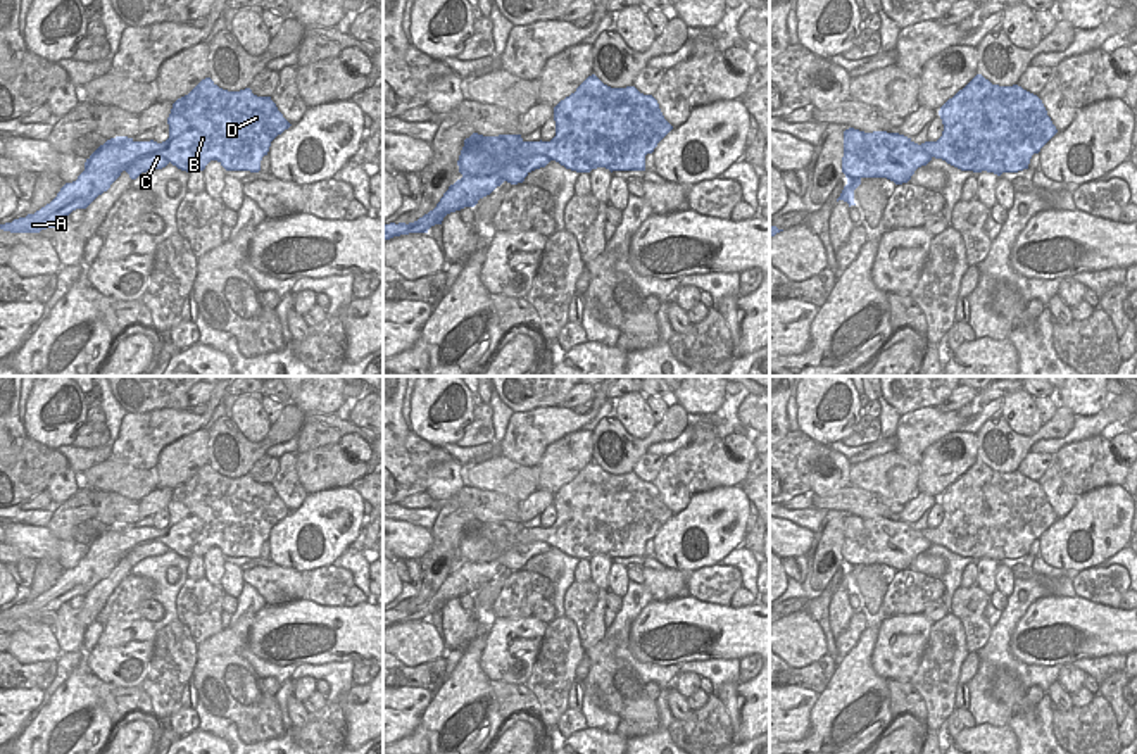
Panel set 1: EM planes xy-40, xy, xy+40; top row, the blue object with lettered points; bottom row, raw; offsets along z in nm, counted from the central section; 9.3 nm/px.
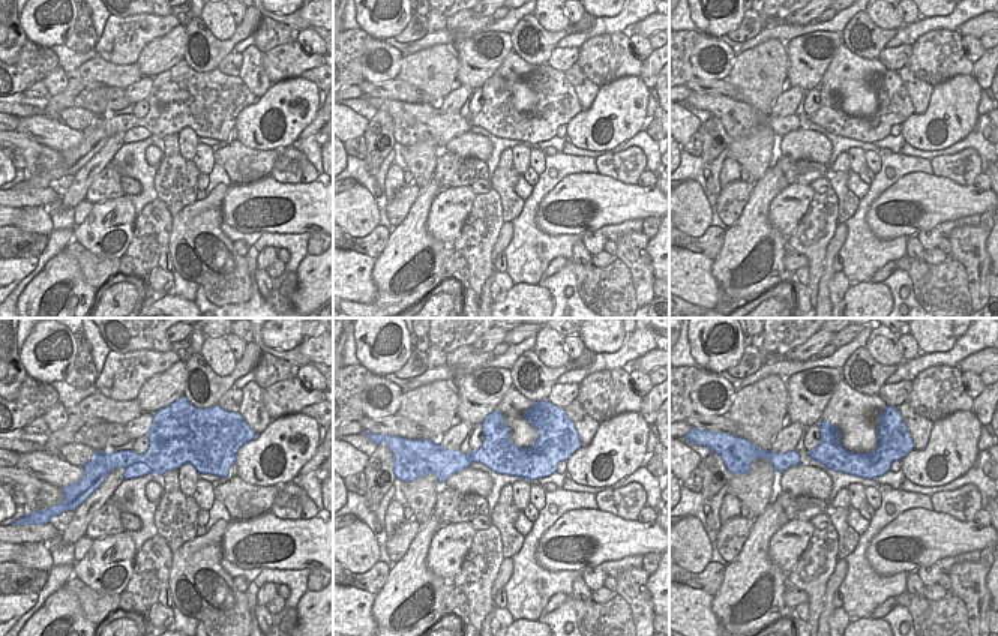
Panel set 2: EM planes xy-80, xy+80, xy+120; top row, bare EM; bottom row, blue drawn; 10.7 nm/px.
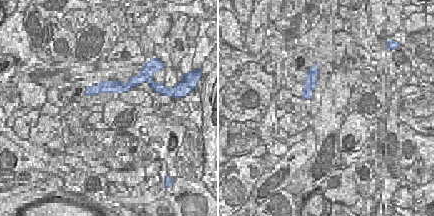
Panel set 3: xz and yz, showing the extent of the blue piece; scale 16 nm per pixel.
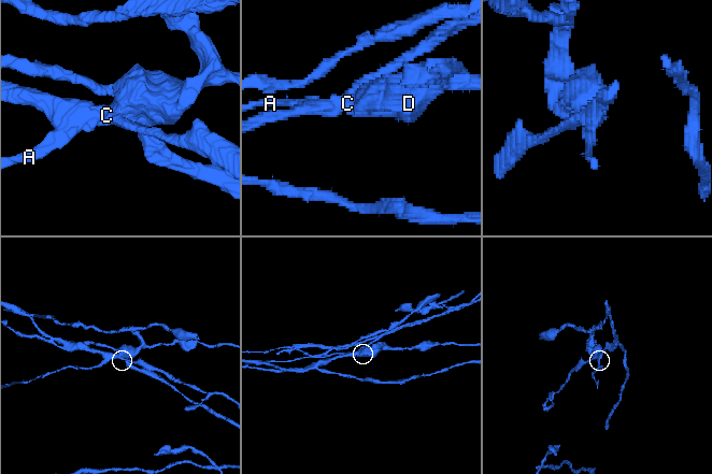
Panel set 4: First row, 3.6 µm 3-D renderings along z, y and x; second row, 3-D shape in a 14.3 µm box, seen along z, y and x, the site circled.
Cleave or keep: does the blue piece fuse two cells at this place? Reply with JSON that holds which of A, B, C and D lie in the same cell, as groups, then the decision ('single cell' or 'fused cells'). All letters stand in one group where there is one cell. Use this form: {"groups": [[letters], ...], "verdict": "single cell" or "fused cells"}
{"groups": [["A", "B", "D"], ["C"]], "verdict": "fused cells"}

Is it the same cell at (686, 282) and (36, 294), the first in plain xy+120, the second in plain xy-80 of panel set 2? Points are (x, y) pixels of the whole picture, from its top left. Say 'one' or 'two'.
two

